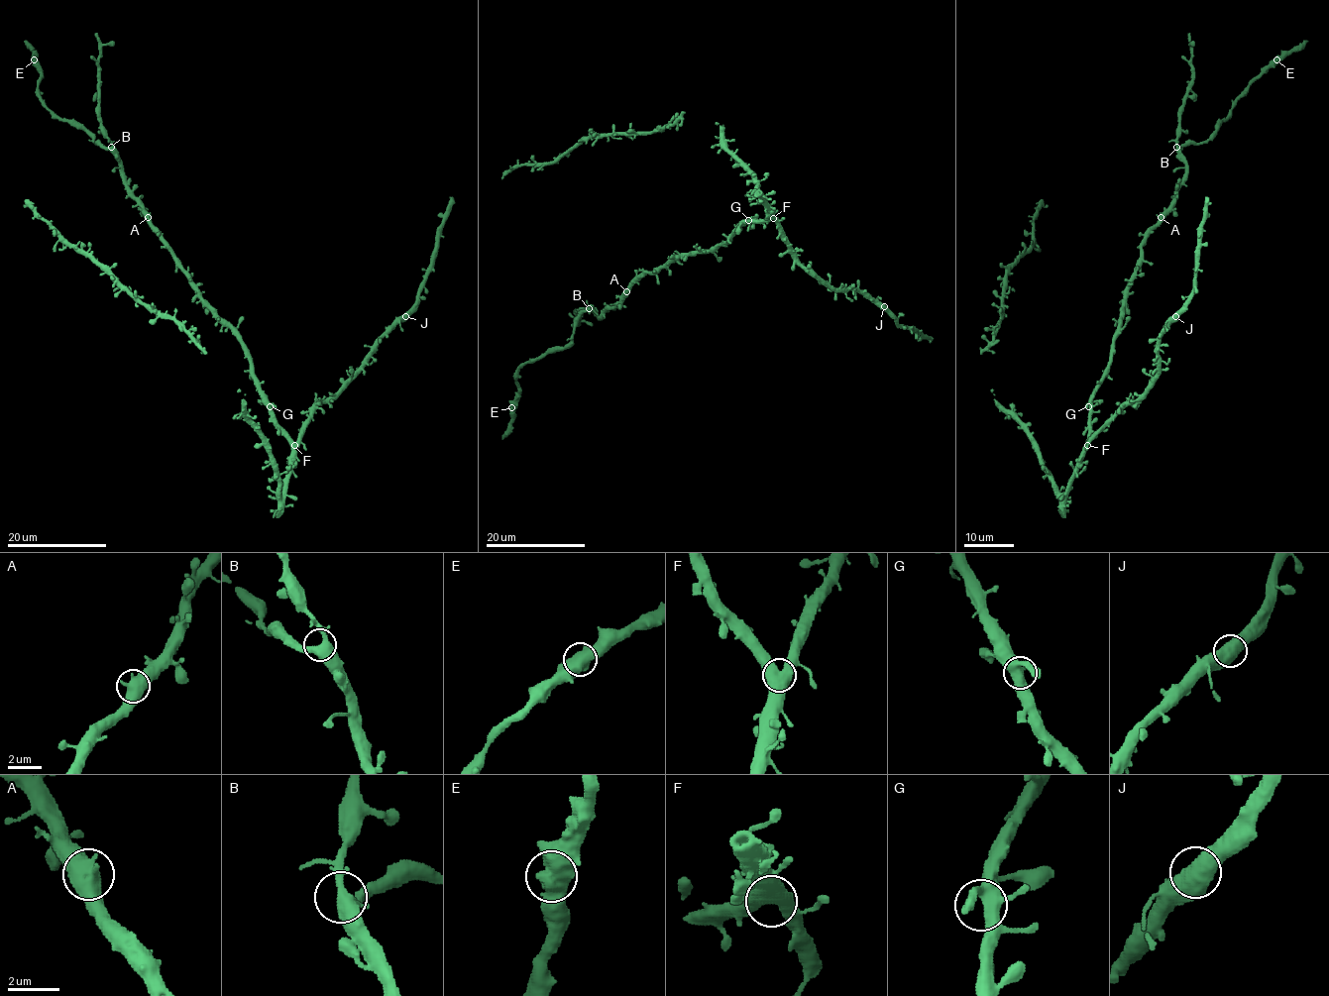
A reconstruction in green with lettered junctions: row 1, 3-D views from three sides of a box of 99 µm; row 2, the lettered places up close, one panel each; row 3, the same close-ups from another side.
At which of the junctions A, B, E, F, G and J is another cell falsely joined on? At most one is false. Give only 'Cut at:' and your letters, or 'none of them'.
Cut at: none of them

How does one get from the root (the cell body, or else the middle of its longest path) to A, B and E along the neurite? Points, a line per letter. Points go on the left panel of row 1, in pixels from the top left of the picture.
A: (268, 408), (267, 395), (253, 372), (242, 338), (201, 297), (196, 285), (148, 217)
B: (268, 408), (242, 338), (201, 297), (170, 247), (150, 222), (111, 147)
E: (268, 408), (242, 338), (201, 297), (150, 222), (123, 176), (122, 162), (45, 105), (34, 59)

